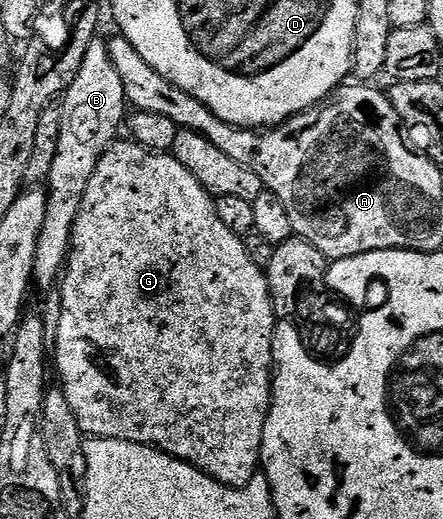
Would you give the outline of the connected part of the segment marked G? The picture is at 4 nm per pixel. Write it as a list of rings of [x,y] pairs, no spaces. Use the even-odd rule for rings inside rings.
[[[117,139],[105,149],[98,159],[98,167],[94,167],[94,175],[90,175],[89,187],[73,224],[71,248],[66,253],[59,291],[60,322],[56,329],[54,325],[54,369],[60,372],[59,384],[70,399],[70,407],[74,407],[74,415],[78,415],[83,433],[89,438],[105,437],[150,445],[195,465],[208,477],[235,489],[253,484],[252,476],[261,468],[264,424],[272,406],[272,338],[276,336],[278,318],[272,310],[265,270],[252,261],[243,240],[218,219],[212,194],[200,186],[198,179],[194,179],[171,152],[151,153],[131,139]]]

